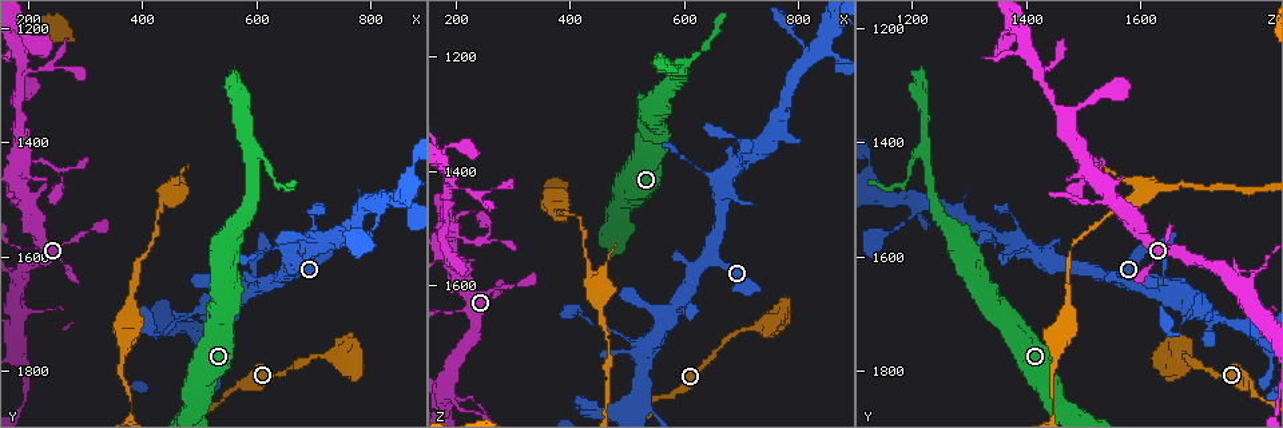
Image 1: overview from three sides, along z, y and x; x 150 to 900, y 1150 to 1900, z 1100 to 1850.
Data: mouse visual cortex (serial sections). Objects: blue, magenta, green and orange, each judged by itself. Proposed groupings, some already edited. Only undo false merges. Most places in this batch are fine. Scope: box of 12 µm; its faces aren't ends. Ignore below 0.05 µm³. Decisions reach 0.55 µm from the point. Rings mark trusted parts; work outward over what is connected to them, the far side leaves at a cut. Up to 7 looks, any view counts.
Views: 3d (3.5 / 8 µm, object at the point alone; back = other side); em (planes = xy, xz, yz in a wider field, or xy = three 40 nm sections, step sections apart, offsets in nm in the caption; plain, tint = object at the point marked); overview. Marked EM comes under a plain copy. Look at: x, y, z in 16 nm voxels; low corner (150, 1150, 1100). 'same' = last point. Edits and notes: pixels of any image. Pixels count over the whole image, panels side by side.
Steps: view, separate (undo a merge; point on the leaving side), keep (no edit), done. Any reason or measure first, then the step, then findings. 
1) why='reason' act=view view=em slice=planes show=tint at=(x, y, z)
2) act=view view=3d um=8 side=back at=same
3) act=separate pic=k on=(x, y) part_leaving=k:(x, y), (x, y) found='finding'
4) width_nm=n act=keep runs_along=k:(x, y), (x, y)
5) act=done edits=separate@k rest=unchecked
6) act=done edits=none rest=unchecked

why='a fork' act=view view=3d um=3.5 at=(535, 1705, 1720)

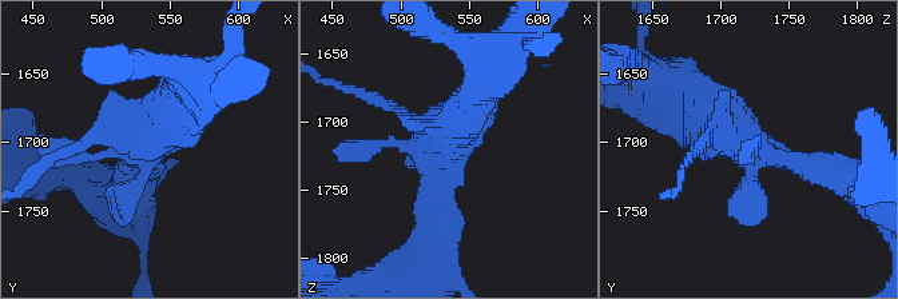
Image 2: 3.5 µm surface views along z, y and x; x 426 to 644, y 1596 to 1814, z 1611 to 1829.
why='now the EM' act=view view=em slice=xy step=1 show=tint at=(532, 1704, 1722)

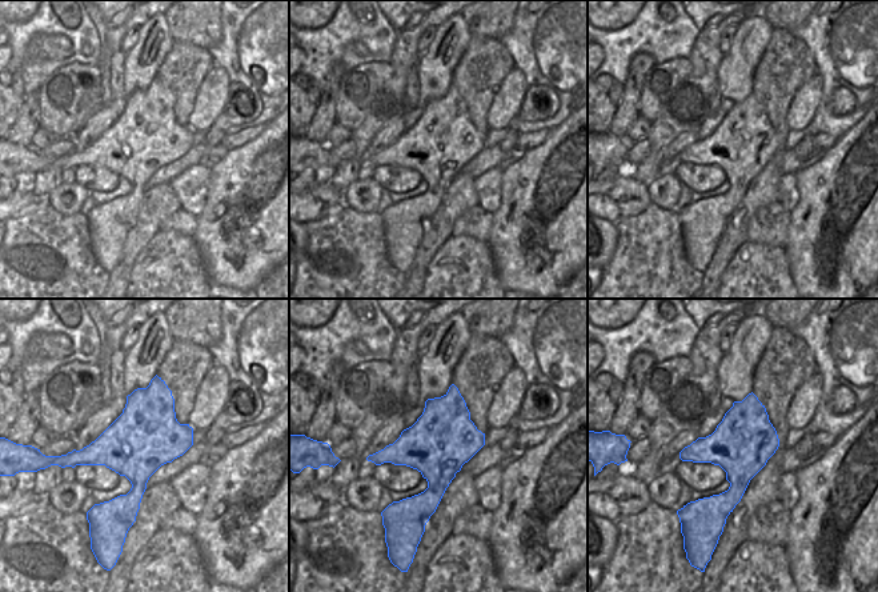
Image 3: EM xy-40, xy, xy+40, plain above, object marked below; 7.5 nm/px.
act=keep runs_along=2:(691, 90), (757, 151), (835, 167) found='continuous, no second cell'

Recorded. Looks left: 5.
why='thick turns thin' act=view view=3d um=8 at=(730, 1770, 1675)

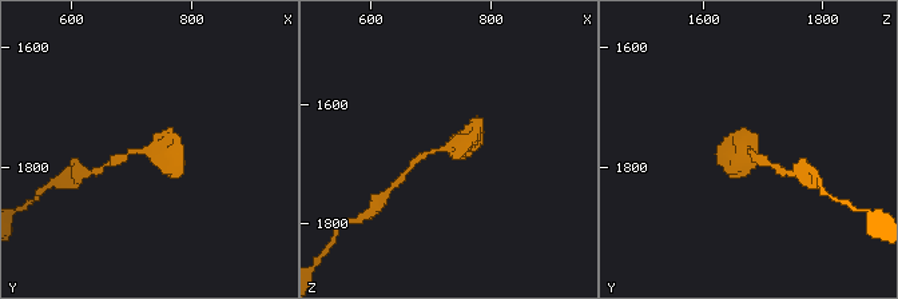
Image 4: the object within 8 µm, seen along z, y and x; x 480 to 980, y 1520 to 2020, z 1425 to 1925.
why='need the tissue' act=view view=em slice=xy step=2 show=tint at=(730, 1770, 1670)

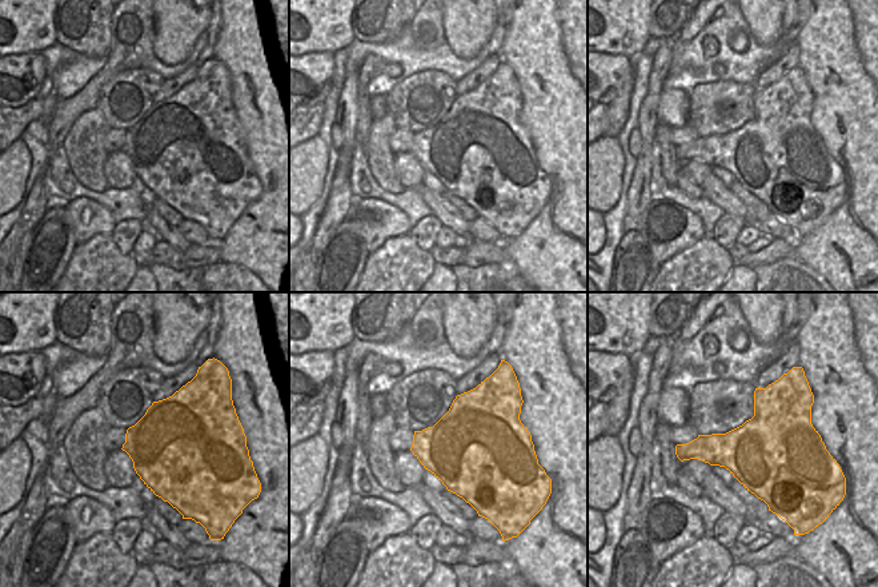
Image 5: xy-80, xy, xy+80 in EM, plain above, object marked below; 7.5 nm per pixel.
act=keep runs_along=4:(123, 158), (136, 151), (171, 156), (177, 138) found='all the same cell'

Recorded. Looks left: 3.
why='two arms in line, one across' act=view view=3d um=3.5 at=(590, 1420, 1220)

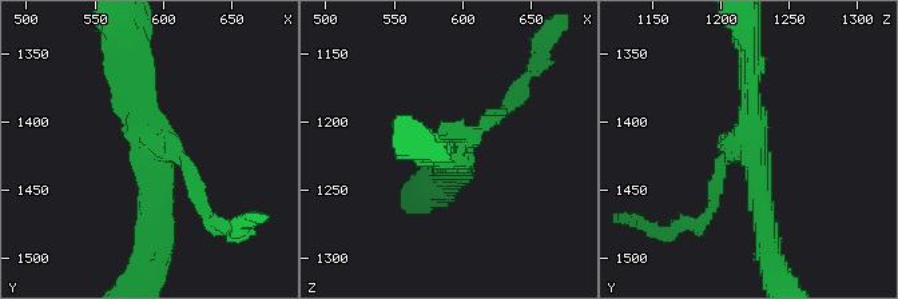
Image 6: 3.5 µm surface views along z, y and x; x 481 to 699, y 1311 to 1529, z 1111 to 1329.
act=keep runs_along=6:(767, 232), (746, 147), (750, 60) found='all the same cell'

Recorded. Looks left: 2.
act=done edits=none rest=unchecked

